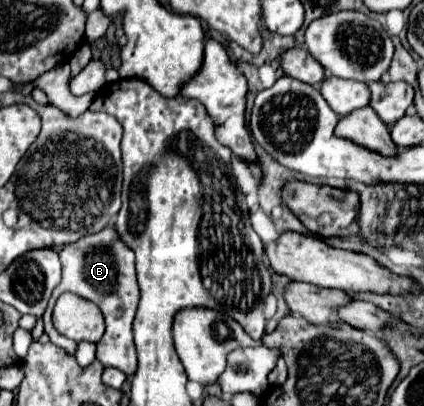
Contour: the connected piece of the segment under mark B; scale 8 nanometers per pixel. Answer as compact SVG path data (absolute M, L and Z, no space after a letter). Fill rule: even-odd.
M111 225L97 235L87 235L75 243L65 245L59 251L59 257L63 263L63 279L57 285L57 289L53 289L53 295L49 299L49 307L43 315L45 333L49 335L51 343L65 349L69 355L75 355L75 351L77 351L77 343L63 337L53 327L53 321L51 321L51 313L53 313L53 305L57 301L57 297L65 291L71 291L71 293L95 303L105 317L107 331L105 331L103 339L97 343L97 361L103 367L115 367L115 369L121 369L125 375L133 375L137 369L137 353L135 353L135 345L133 345L131 321L135 317L137 303L139 303L139 285L137 285L137 277L135 277L133 251L117 237L117 233Z

